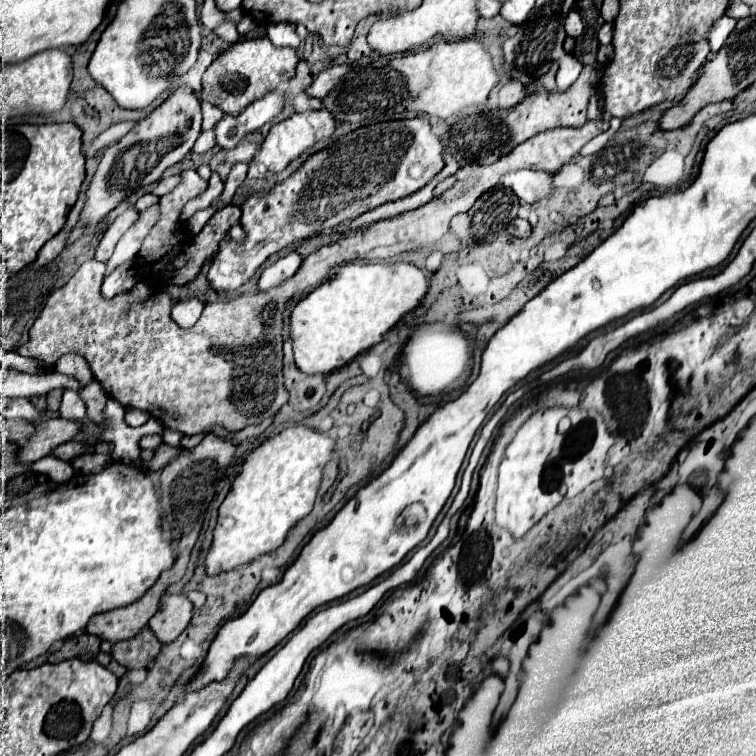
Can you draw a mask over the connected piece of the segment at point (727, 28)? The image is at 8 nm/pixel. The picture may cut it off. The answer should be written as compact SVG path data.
M723 16L723 18L719 18L719 20L713 24L711 32L707 34L709 44L711 44L711 54L715 54L715 52L723 46L723 42L727 40L727 36L729 36L729 32L733 30L735 24L737 24L737 20L735 20L735 18L729 18L729 16Z

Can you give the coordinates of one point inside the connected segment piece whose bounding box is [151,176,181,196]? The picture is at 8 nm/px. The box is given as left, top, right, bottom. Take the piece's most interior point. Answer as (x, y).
(163, 186)

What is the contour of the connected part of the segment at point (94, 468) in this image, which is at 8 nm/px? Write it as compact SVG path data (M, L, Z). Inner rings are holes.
M94 453L94 455L82 455L72 462L75 470L84 472L86 475L97 474L110 462L107 454Z

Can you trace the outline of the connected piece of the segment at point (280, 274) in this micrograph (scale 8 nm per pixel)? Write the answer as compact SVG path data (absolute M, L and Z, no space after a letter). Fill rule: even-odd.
M293 250L285 256L281 256L277 262L273 262L271 266L267 266L257 282L257 294L263 294L263 292L269 292L271 288L277 288L281 286L285 280L289 280L301 266L301 256Z

